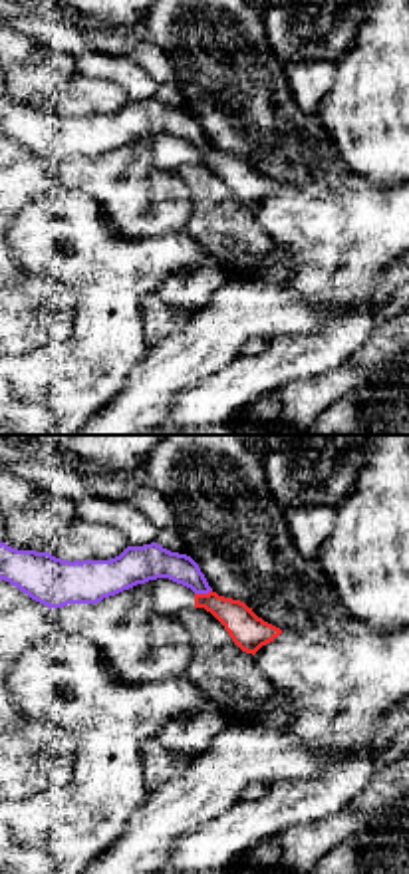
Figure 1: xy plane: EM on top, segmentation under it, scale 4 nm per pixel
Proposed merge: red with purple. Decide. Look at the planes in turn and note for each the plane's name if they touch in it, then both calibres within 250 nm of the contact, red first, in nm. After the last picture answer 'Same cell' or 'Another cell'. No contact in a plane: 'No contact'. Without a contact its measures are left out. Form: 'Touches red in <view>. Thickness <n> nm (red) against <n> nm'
Touches red in xy. Thickness 150 nm (red) against 140 nm

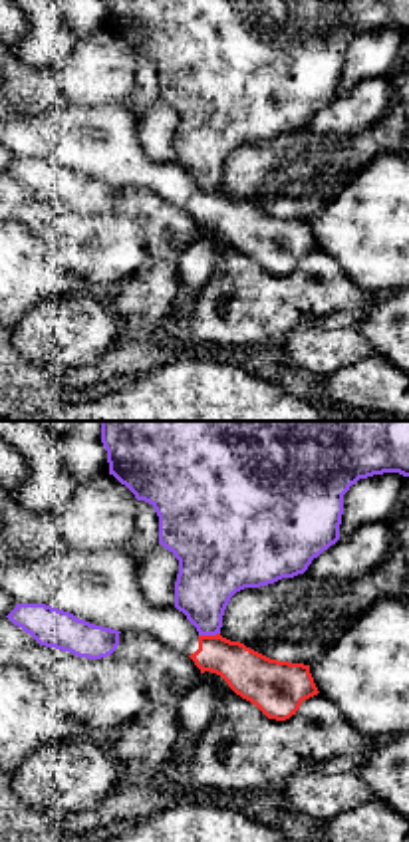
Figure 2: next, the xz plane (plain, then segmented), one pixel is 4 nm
Touches red in xz. Thickness 190 nm (red) against 260 nm

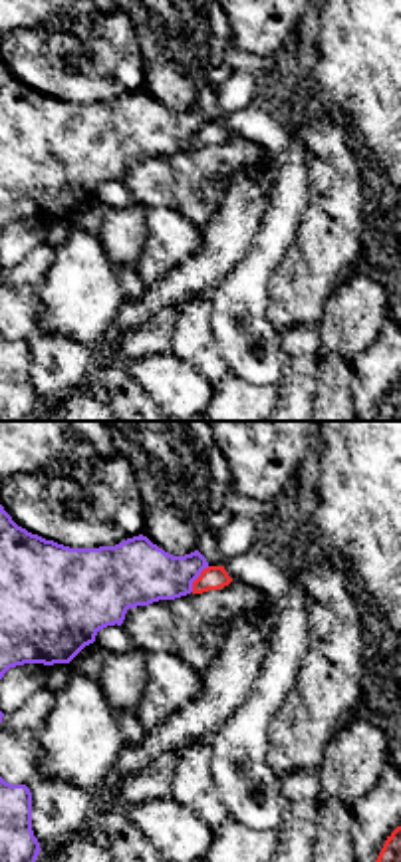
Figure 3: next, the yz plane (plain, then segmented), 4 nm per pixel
Touches red in yz. Thickness 100 nm (red) against 280 nm

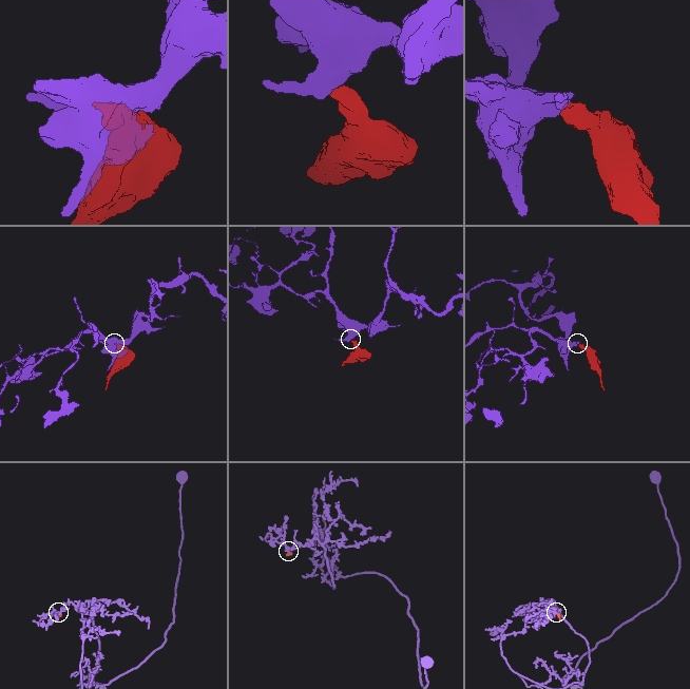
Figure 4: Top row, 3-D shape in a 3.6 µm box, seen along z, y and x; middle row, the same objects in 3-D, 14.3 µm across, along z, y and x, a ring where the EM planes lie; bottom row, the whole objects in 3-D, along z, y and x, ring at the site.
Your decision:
Another cell

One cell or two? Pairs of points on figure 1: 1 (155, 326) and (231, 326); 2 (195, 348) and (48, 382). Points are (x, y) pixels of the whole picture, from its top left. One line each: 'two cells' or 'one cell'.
1: two cells
2: two cells

